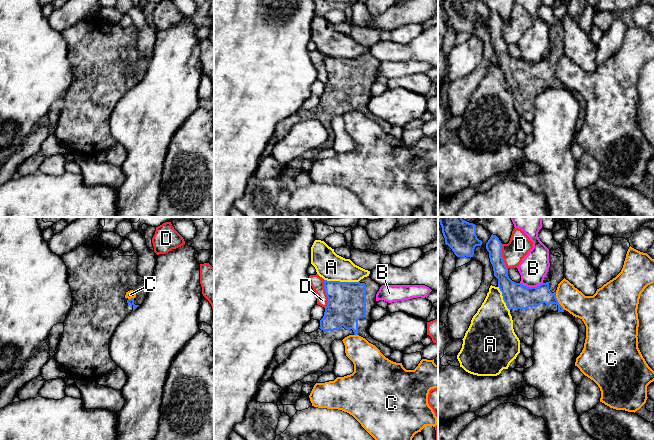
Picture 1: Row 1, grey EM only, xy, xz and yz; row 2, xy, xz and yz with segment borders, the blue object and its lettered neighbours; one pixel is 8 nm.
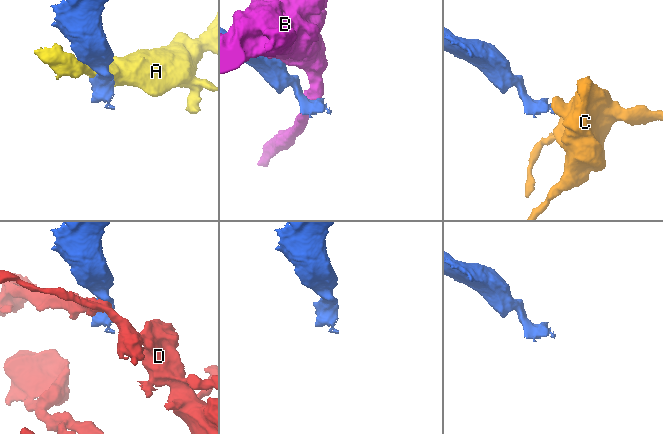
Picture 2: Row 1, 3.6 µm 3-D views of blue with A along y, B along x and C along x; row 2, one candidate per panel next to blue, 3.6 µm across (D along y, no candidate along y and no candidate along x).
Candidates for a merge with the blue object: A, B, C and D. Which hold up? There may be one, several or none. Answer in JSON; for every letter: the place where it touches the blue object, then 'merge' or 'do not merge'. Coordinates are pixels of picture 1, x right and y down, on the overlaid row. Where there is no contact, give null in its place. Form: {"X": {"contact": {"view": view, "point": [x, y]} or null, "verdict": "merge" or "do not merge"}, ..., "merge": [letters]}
{"A": {"contact": {"view": "xz", "point": [341, 282]}, "verdict": "do not merge"}, "B": {"contact": {"view": "yz", "point": [531, 287]}, "verdict": "do not merge"}, "C": {"contact": {"view": "yz", "point": [557, 301]}, "verdict": "do not merge"}, "D": {"contact": {"view": "xz", "point": [326, 294]}, "verdict": "do not merge"}, "merge": []}

